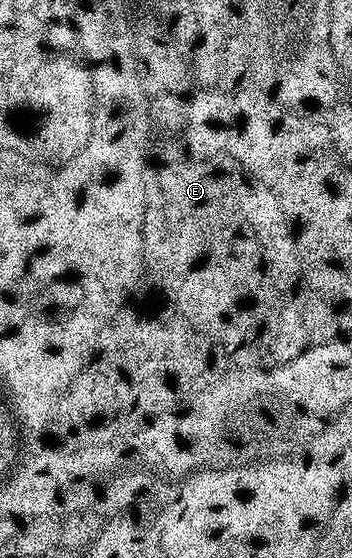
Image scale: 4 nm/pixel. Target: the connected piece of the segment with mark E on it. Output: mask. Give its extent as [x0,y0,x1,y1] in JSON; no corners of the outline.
[143,148,307,367]

